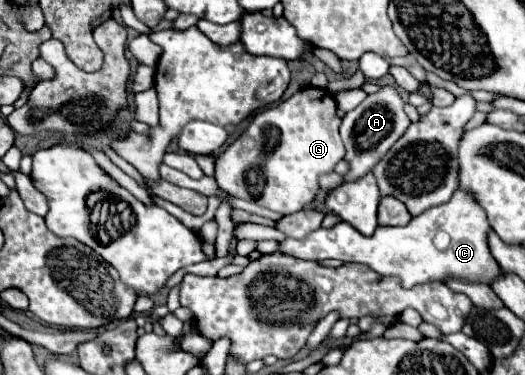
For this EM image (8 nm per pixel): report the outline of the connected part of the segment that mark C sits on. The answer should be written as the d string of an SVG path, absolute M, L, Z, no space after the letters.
M455 191L449 203L431 207L403 227L379 225L375 233L367 237L355 231L347 221L339 221L335 227L321 227L301 241L287 239L279 243L279 251L311 261L339 259L343 263L365 263L379 275L397 277L405 289L425 281L445 283L449 279L491 285L495 279L503 277L503 271L489 251L489 231L491 227L485 219L485 211L481 211L465 191Z

